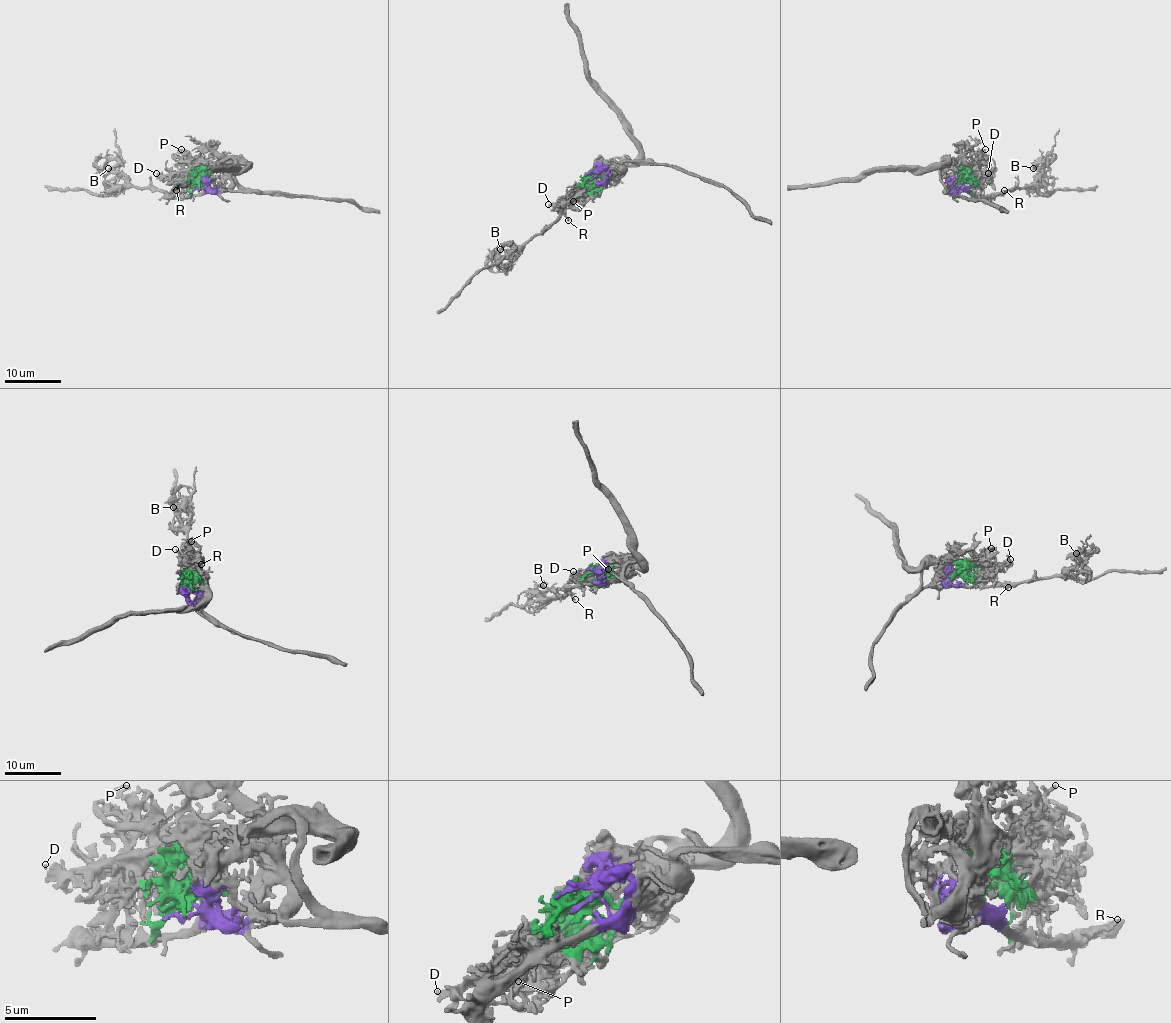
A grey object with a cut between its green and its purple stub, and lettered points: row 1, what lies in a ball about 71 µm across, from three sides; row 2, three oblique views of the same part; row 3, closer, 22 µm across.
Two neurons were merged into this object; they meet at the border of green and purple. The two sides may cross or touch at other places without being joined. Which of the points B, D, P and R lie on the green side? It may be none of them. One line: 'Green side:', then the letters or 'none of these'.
Green side: D, P

